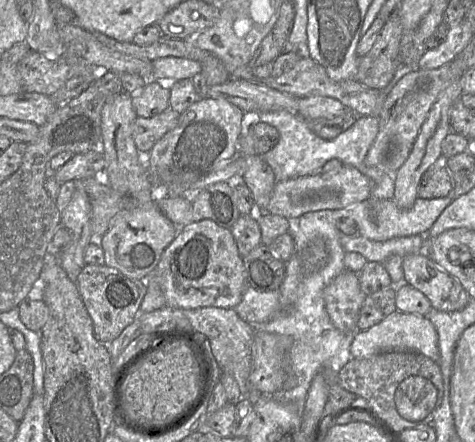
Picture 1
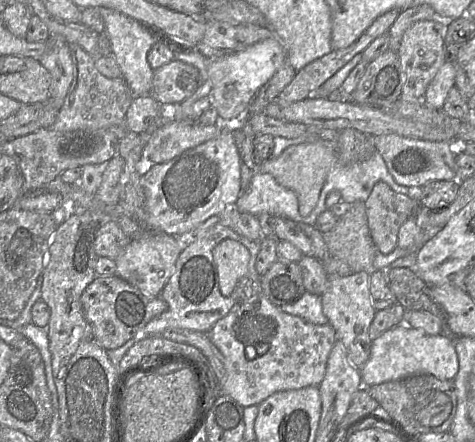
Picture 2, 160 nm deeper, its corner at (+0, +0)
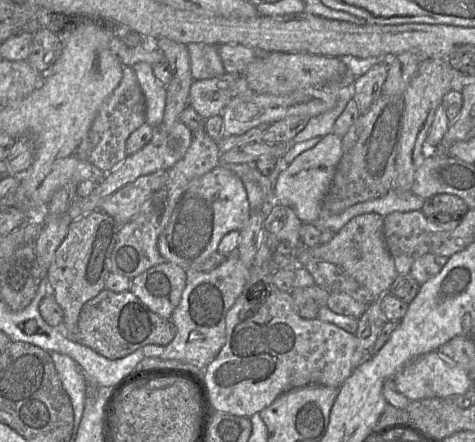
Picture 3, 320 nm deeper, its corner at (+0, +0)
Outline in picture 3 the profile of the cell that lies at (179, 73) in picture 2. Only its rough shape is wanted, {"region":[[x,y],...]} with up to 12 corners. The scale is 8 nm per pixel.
{"region":[[225,73],[194,80],[188,105],[203,119],[221,116],[246,90]]}

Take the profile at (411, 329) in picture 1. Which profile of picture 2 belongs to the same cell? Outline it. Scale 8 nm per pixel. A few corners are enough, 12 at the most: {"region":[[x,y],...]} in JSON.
{"region":[[398,324],[371,341],[365,387],[453,380],[454,339]]}

